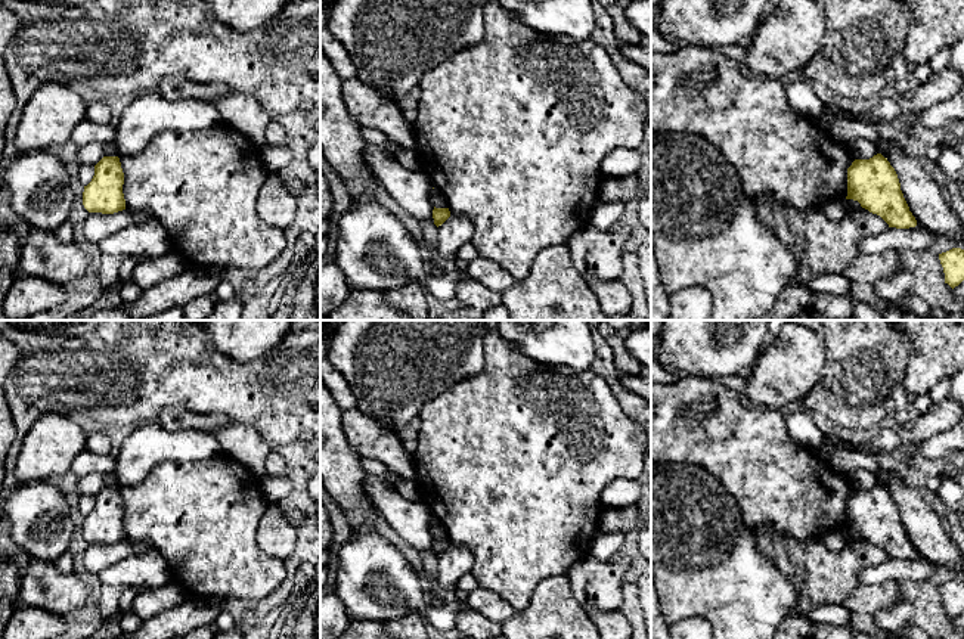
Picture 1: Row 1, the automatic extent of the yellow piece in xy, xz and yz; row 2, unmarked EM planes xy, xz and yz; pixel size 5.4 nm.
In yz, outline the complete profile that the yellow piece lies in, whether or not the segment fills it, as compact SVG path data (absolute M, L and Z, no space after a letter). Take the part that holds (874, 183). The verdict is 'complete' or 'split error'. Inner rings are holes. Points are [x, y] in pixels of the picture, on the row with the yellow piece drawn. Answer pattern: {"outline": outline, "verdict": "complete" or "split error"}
{"outline": "M881 153L852 162L847 168L846 199L858 201L862 208L880 215L889 227L917 226L901 190L898 174Z", "verdict": "complete"}

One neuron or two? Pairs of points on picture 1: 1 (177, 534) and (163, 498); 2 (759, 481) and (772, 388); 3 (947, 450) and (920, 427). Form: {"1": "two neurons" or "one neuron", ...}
{"1": "one neuron", "2": "two neurons", "3": "two neurons"}

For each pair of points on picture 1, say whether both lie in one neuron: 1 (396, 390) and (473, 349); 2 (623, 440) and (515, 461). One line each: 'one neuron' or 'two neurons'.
1: one neuron
2: one neuron

